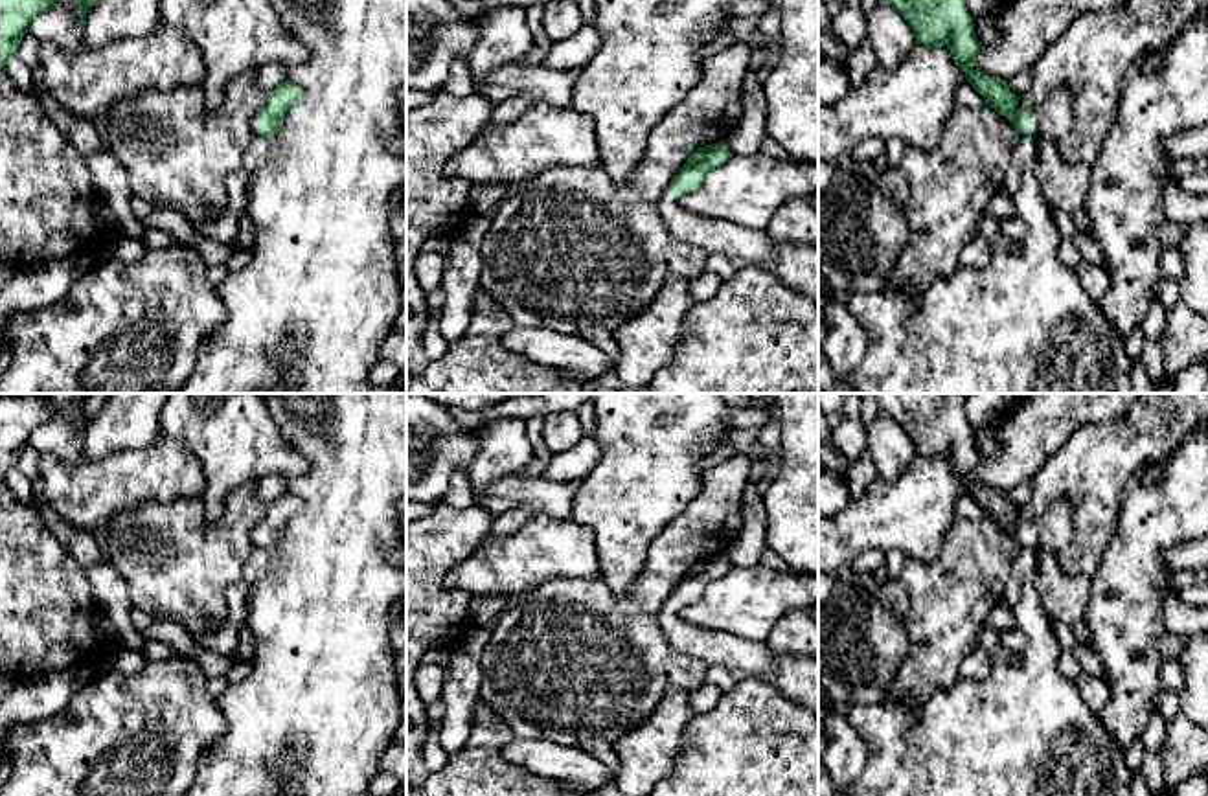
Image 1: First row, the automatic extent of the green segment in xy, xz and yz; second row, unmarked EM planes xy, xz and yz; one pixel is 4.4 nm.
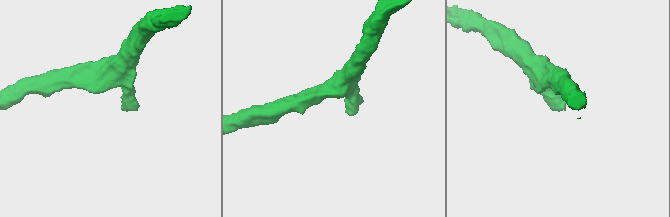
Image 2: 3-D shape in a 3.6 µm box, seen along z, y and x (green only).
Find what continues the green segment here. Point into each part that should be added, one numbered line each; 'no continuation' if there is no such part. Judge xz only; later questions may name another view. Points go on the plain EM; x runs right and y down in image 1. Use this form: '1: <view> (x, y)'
1: xz (797, 677)

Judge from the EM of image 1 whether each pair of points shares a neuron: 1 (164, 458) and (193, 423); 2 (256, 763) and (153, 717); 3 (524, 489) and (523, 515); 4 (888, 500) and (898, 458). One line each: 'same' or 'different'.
1: different
2: different
3: different
4: different

